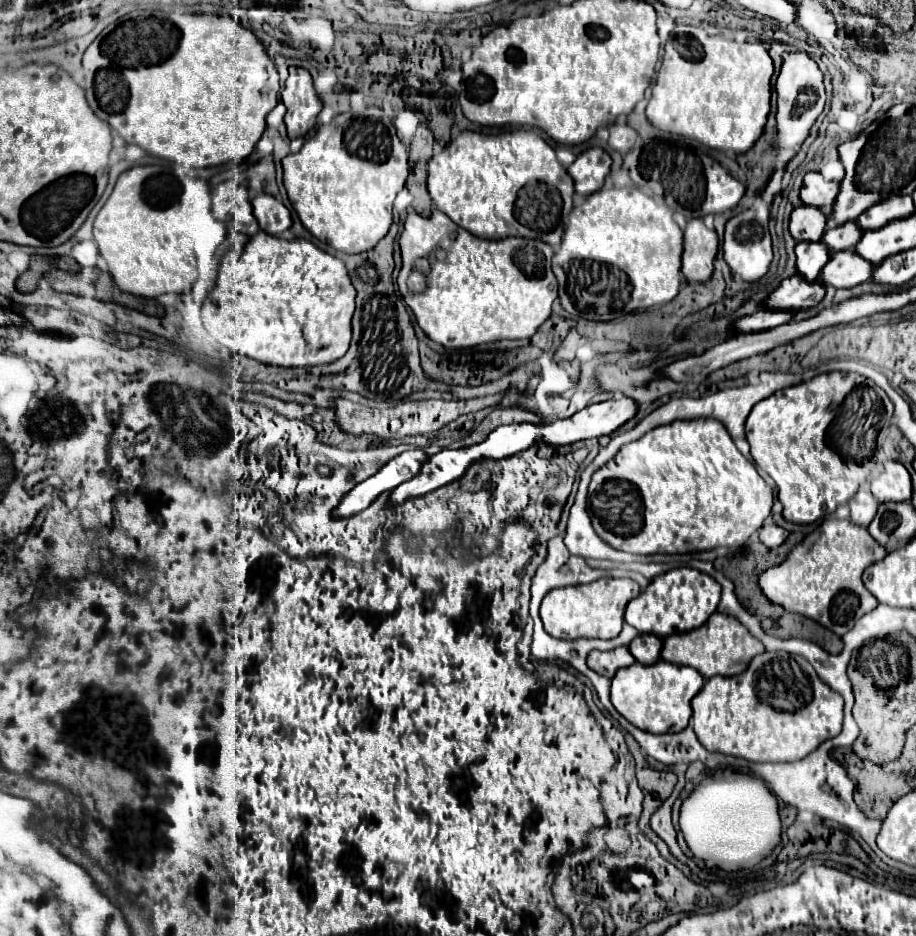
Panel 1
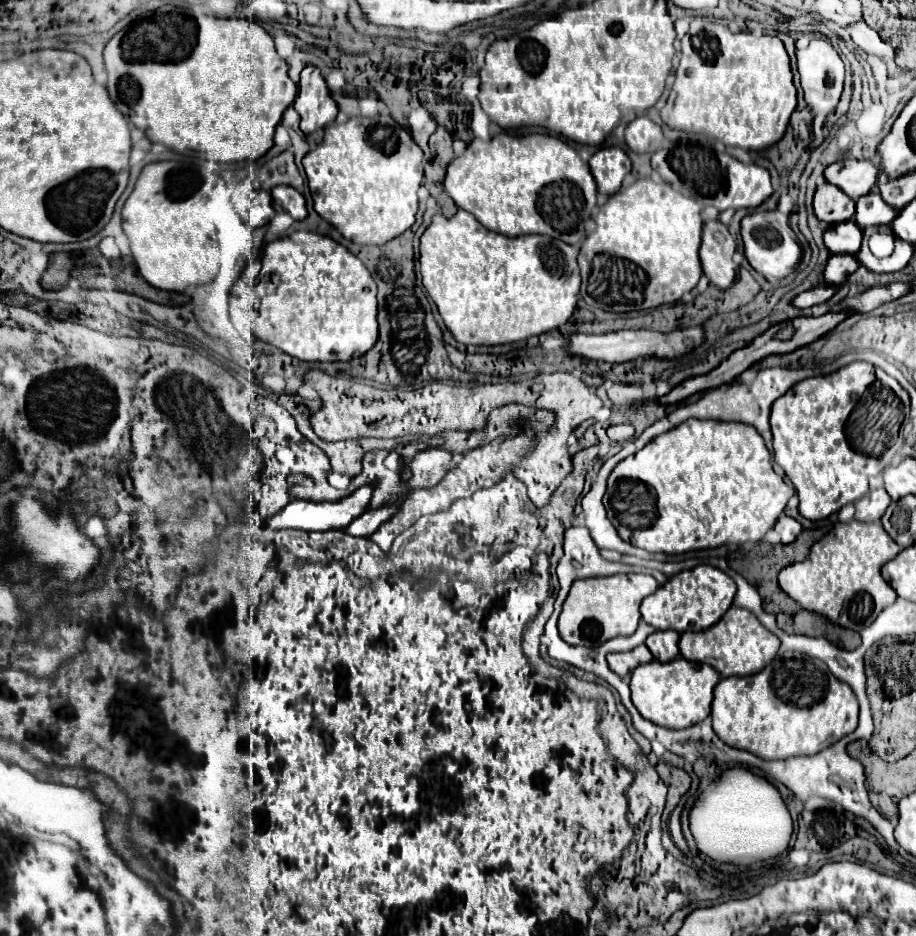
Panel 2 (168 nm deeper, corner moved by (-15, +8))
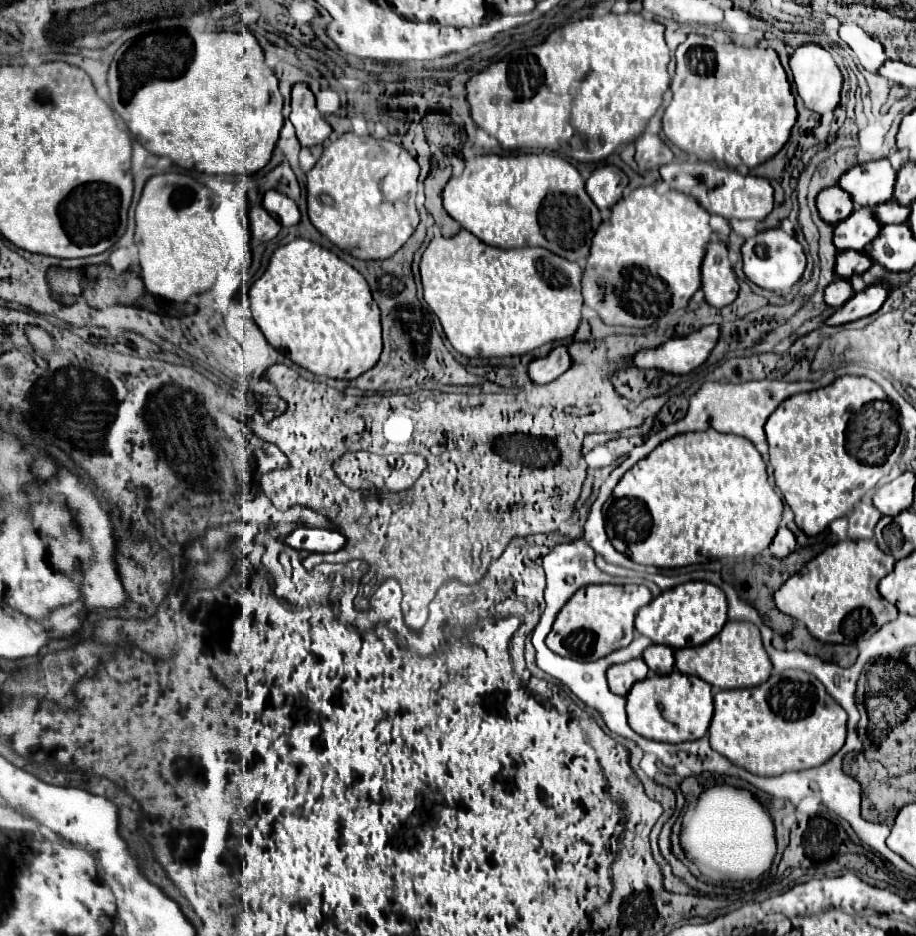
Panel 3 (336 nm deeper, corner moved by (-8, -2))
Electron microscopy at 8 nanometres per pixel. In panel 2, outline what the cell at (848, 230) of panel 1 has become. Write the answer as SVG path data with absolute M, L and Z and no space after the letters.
M874 189L872 193L860 197L856 201L856 223L864 229L864 227L872 227L872 225L890 225L896 219L898 209L892 209L882 197L880 191Z

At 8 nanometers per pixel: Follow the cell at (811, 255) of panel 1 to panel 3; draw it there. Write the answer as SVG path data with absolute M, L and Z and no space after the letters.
M871 209L853 211L845 221L835 225L833 245L837 247L837 251L865 251L879 229L881 225L873 219Z

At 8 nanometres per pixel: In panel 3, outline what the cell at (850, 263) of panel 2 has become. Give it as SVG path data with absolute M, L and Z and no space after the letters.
M843 251L835 261L835 275L841 279L851 279L853 275L863 275L871 267L869 257L857 251Z

